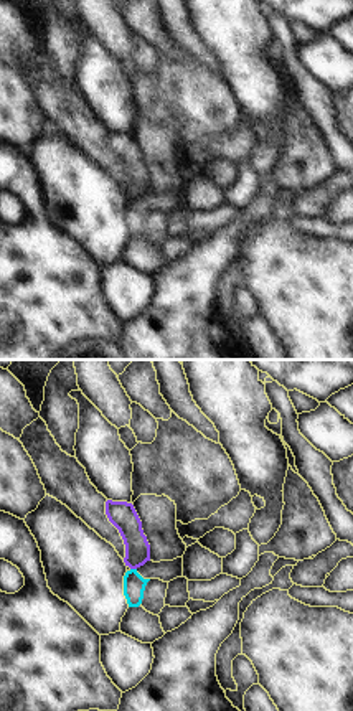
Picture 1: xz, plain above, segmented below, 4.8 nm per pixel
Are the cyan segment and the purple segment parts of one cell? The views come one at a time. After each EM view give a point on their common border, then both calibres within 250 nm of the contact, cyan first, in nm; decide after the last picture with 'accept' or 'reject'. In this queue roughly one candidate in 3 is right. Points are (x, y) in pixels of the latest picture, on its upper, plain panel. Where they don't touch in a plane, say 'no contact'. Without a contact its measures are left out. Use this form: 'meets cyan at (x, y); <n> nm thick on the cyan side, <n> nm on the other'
meets cyan at (134, 200); 110 nm thick on the cyan side, 130 nm on the other

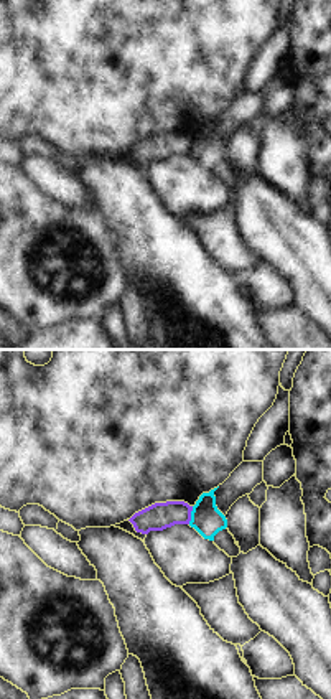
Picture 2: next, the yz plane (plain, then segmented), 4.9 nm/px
meets cyan at (191, 145); 150 nm thick on the cyan side, 140 nm on the other

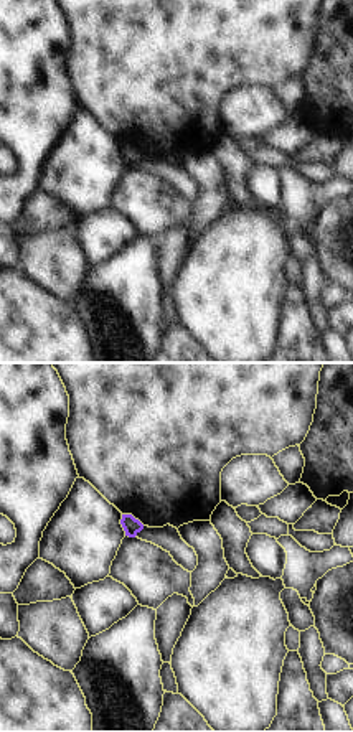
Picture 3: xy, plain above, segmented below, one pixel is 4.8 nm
no contact

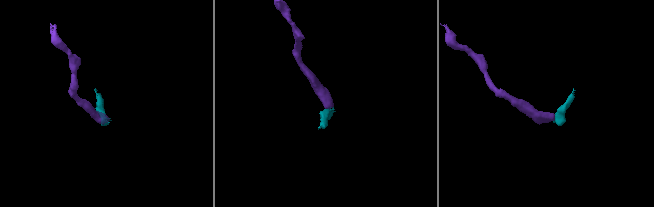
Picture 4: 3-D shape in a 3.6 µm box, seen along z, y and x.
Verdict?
reject

